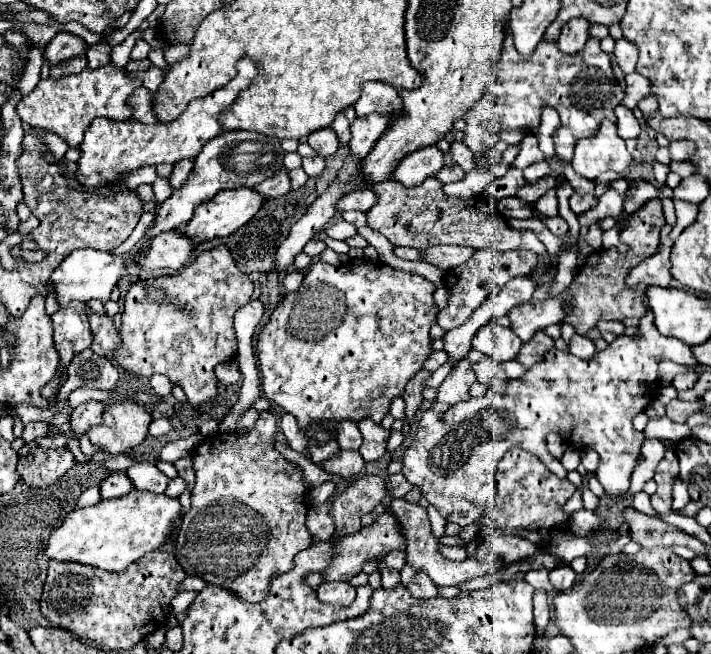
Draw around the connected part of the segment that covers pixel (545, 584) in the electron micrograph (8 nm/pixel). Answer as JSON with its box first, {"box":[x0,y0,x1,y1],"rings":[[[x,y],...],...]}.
{"box":[525,568,553,592],"rings":[[[541,568],[541,570],[529,570],[525,572],[525,580],[535,588],[535,590],[545,590],[545,592],[551,592],[553,586],[549,584],[549,578],[547,578],[547,570]]]}

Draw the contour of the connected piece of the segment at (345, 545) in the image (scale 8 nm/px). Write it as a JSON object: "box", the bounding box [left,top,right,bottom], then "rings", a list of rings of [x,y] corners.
{"box":[325,512,407,580],"rings":[[[383,512],[371,526],[363,526],[359,532],[349,534],[343,538],[343,542],[339,546],[335,546],[335,554],[325,570],[325,580],[351,580],[353,576],[357,576],[363,568],[365,562],[369,560],[377,560],[387,556],[393,550],[405,550],[407,548],[407,536],[403,526],[399,524],[399,520],[391,514],[391,512]]]}

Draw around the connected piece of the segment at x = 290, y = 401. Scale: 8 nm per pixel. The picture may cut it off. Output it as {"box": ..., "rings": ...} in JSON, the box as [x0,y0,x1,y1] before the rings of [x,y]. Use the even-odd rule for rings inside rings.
{"box":[257,262,437,442],"rings":[[[313,262],[301,282],[301,288],[297,292],[285,294],[279,304],[275,306],[275,310],[271,312],[269,320],[265,322],[265,326],[259,332],[257,338],[257,356],[259,356],[259,368],[261,368],[261,386],[265,396],[271,402],[277,402],[285,412],[293,414],[297,418],[297,424],[305,430],[307,436],[319,440],[319,442],[327,442],[329,438],[325,438],[325,430],[319,428],[319,424],[325,424],[325,420],[361,420],[365,416],[369,416],[373,422],[381,422],[385,418],[385,414],[389,412],[389,404],[393,398],[401,396],[405,392],[405,384],[423,368],[423,362],[428,359],[431,354],[430,329],[431,324],[435,322],[437,316],[437,306],[433,302],[433,292],[435,286],[431,282],[427,282],[423,276],[415,276],[415,274],[407,274],[407,272],[397,272],[387,264],[381,262],[347,262],[343,266],[331,266],[325,262]]]}

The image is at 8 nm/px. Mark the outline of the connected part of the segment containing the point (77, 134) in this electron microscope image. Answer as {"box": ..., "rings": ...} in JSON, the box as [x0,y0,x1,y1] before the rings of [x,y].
{"box":[17,64,141,148],"rings":[[[107,64],[97,70],[85,68],[83,72],[63,76],[61,80],[49,76],[45,80],[39,80],[35,90],[17,104],[17,114],[21,116],[23,124],[55,132],[61,138],[65,138],[71,148],[77,148],[83,140],[83,132],[87,130],[93,118],[99,116],[113,120],[131,118],[133,108],[129,108],[127,98],[139,86],[141,86],[139,78],[133,78],[125,68],[119,68],[115,64]]]}

